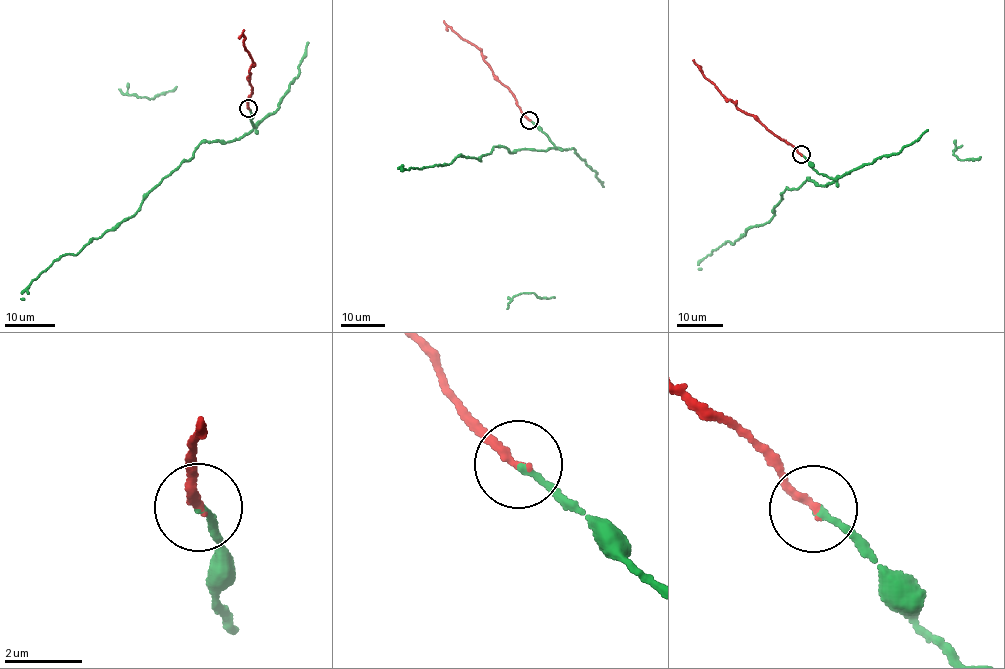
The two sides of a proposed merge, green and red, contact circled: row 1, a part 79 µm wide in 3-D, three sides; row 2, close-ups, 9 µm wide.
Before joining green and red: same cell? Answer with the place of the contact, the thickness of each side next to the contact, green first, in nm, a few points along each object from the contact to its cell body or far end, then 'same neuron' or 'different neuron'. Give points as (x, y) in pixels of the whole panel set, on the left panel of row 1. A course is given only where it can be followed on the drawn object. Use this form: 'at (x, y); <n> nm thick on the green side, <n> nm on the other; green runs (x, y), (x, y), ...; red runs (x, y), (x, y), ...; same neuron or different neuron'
at (248, 108); 170 nm thick on the green side, 220 nm on the other; green runs (248, 108), (252, 129), (227, 142), (200, 144), (133, 215), (77, 254), (53, 261), (23, 299); red runs (248, 108), (248, 98), (253, 92), (248, 77), (254, 64), (244, 45), (244, 30); same neuron

